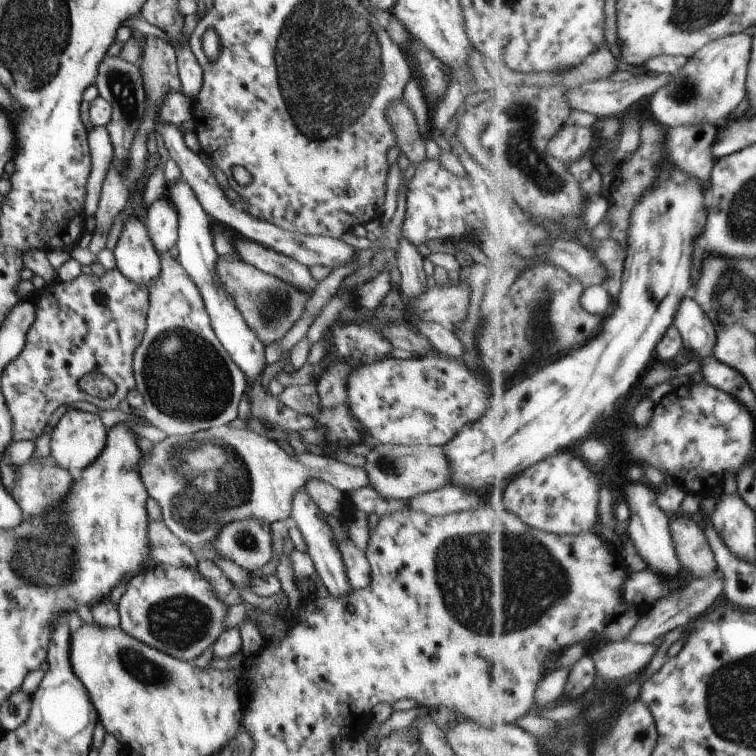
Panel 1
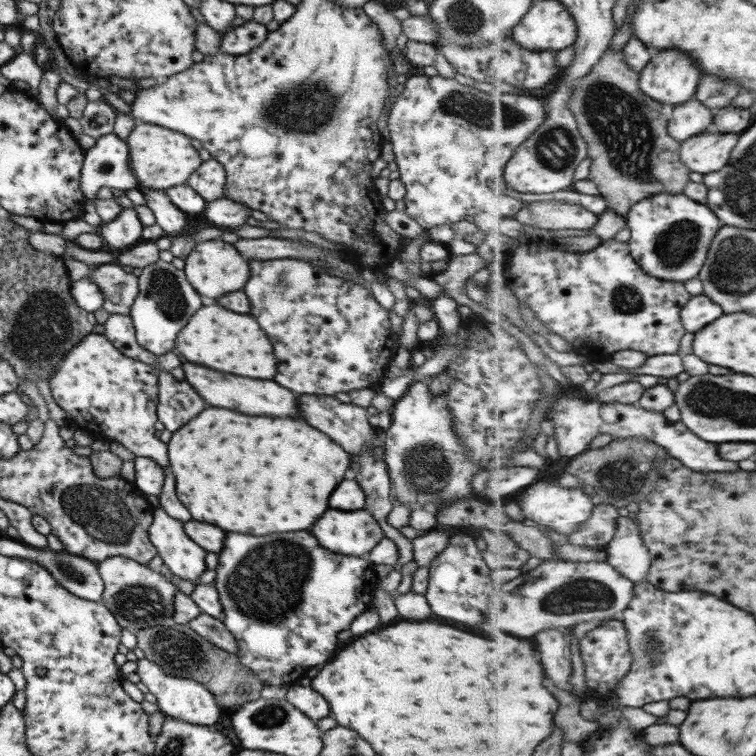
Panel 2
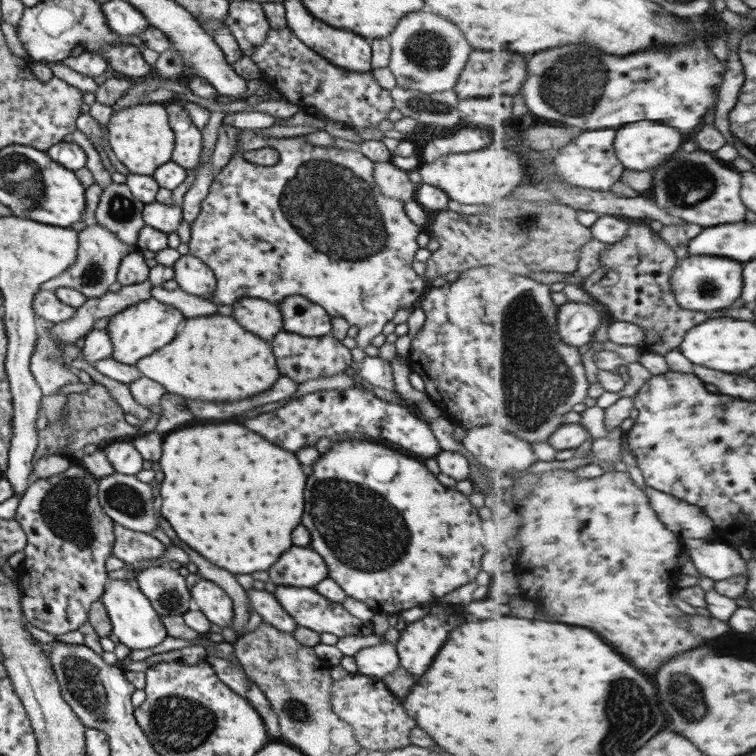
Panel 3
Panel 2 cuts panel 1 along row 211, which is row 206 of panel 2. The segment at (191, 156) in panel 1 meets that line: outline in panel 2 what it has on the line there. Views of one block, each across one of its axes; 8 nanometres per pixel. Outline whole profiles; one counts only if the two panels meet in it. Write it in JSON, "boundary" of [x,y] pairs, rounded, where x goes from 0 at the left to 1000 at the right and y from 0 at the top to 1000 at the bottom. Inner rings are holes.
{"boundary":[[[298,261],[287,262],[271,269],[266,279],[266,286],[279,298],[287,302],[307,304],[313,299],[321,299],[324,290],[329,287],[327,272],[313,270],[308,265],[300,265]]]}

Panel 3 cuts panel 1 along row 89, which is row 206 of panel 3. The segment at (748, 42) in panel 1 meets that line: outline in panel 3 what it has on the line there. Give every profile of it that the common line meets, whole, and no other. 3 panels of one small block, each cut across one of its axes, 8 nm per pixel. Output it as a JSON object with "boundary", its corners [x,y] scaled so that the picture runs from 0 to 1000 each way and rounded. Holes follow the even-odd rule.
{"boundary":[[[898,197],[882,214],[877,214],[865,229],[866,266],[882,276],[888,284],[896,284],[910,295],[927,296],[933,303],[951,296],[983,294],[991,280],[980,259],[981,235],[968,220],[948,210],[946,204],[927,197],[906,201]]]}

